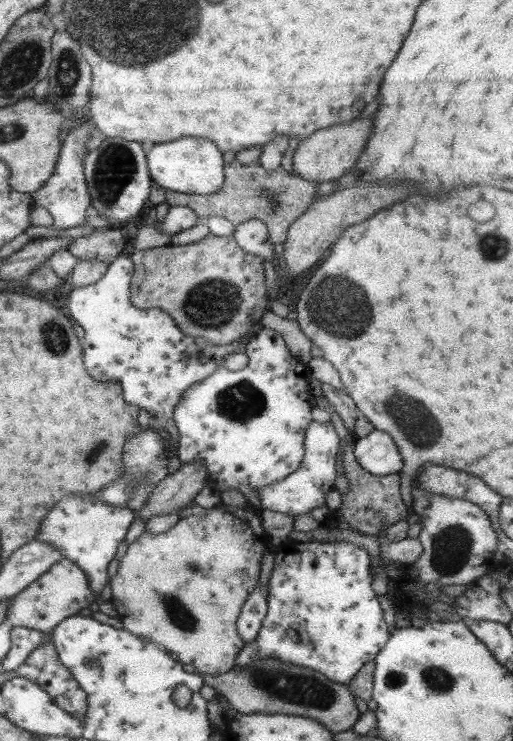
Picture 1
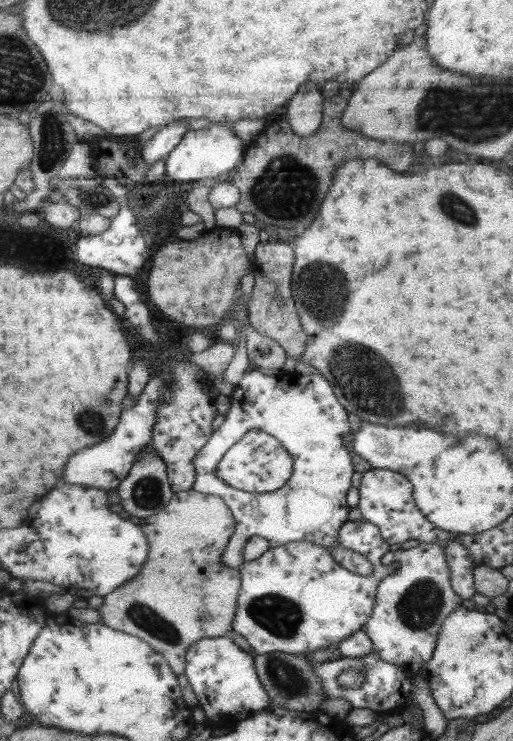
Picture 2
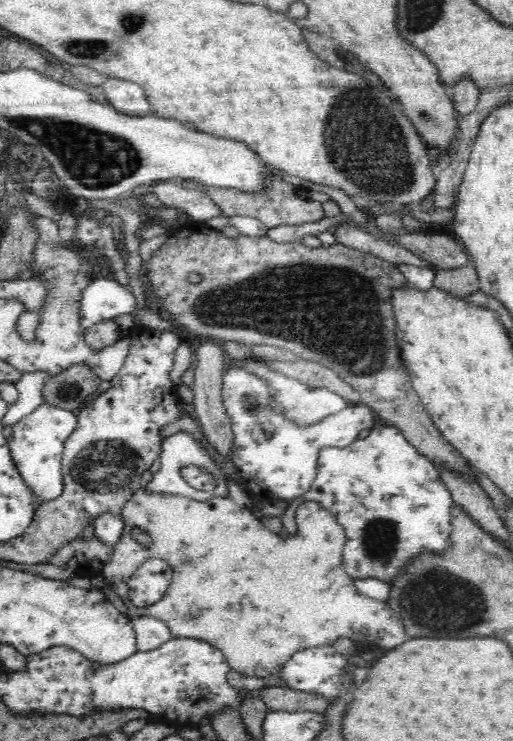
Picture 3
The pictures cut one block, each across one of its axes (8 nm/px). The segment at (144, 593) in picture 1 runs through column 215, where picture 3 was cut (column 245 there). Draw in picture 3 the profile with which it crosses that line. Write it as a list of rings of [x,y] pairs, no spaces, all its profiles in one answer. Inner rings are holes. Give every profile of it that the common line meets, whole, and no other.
[[[141,487],[137,490],[137,494],[134,494],[134,497],[126,502],[126,505],[122,509],[121,516],[125,521],[124,531],[122,532],[120,540],[114,544],[115,550],[111,560],[106,565],[102,566],[101,570],[101,574],[103,574],[106,580],[106,586],[120,596],[126,604],[129,616],[132,617],[132,619],[139,617],[158,618],[158,620],[162,620],[166,623],[166,627],[170,629],[170,633],[176,638],[196,638],[215,646],[215,648],[222,651],[222,654],[226,657],[230,669],[244,673],[249,677],[268,679],[268,676],[278,676],[280,668],[288,662],[288,658],[292,658],[292,654],[296,654],[296,652],[300,652],[300,650],[306,650],[306,648],[330,646],[334,644],[338,638],[350,638],[354,642],[361,640],[360,646],[363,650],[374,650],[379,646],[382,646],[382,648],[394,648],[394,646],[406,642],[406,632],[402,632],[402,624],[398,624],[396,613],[388,608],[387,603],[357,593],[353,578],[343,569],[343,550],[346,542],[344,529],[338,524],[336,518],[328,512],[328,510],[322,509],[322,506],[317,502],[306,501],[297,508],[295,516],[295,522],[297,524],[296,534],[289,536],[285,540],[280,538],[278,533],[266,530],[266,528],[258,522],[258,519],[254,517],[252,509],[250,510],[244,508],[244,506],[238,506],[230,497],[215,497],[206,500],[206,502],[198,502],[190,498],[177,496],[176,494],[153,494],[152,491],[144,490],[144,488]],[[134,528],[147,531],[151,536],[151,542],[148,548],[145,548],[136,538],[132,537],[132,530],[134,530]],[[152,558],[160,558],[167,564],[170,564],[170,568],[173,570],[172,582],[168,590],[166,590],[166,594],[164,594],[156,604],[147,607],[138,607],[129,597],[129,586],[127,582],[129,578],[135,574],[135,570],[138,570],[140,565],[152,560]]]

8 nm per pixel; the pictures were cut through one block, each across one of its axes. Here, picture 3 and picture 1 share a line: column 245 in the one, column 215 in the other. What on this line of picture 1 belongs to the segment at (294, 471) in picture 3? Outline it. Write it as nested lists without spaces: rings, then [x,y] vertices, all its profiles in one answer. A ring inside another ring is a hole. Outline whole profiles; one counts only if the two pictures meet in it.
[[[263,326],[257,332],[254,332],[253,336],[243,341],[241,349],[248,355],[248,366],[246,368],[232,371],[224,366],[212,367],[212,374],[188,387],[188,390],[184,391],[180,403],[172,411],[172,419],[178,428],[178,434],[180,434],[178,446],[180,462],[190,463],[190,461],[198,461],[198,459],[204,461],[204,465],[208,469],[209,485],[219,493],[222,493],[226,488],[238,490],[241,483],[250,485],[252,489],[261,488],[286,477],[290,473],[294,473],[300,467],[300,461],[304,457],[304,433],[306,433],[306,429],[310,426],[310,421],[312,421],[311,410],[316,403],[315,397],[310,393],[309,384],[307,387],[307,380],[309,382],[310,378],[312,378],[307,364],[300,362],[298,358],[292,355],[292,352],[288,350],[288,346],[284,344],[284,338],[276,330]]]

